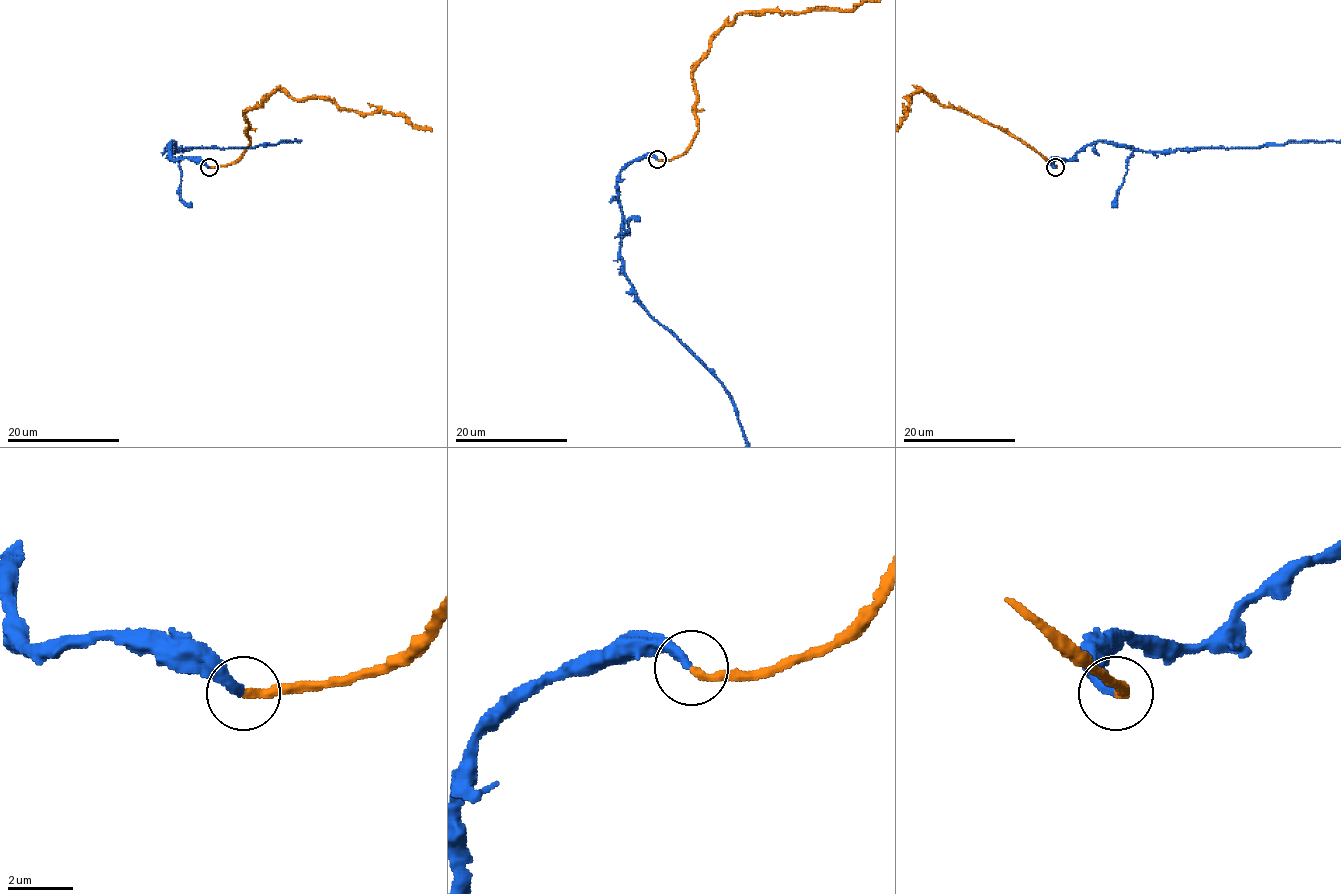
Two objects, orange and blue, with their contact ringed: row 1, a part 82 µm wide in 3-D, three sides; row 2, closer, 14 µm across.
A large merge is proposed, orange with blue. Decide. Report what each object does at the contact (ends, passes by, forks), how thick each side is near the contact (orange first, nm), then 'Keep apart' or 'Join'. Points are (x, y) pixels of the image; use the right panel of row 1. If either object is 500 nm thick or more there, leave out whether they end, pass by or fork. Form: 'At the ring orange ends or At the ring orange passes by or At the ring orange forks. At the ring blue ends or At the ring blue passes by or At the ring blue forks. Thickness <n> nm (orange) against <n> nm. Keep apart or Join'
At the ring orange ends. At the ring blue ends. Thickness 240 nm (orange) against 320 nm. Join

